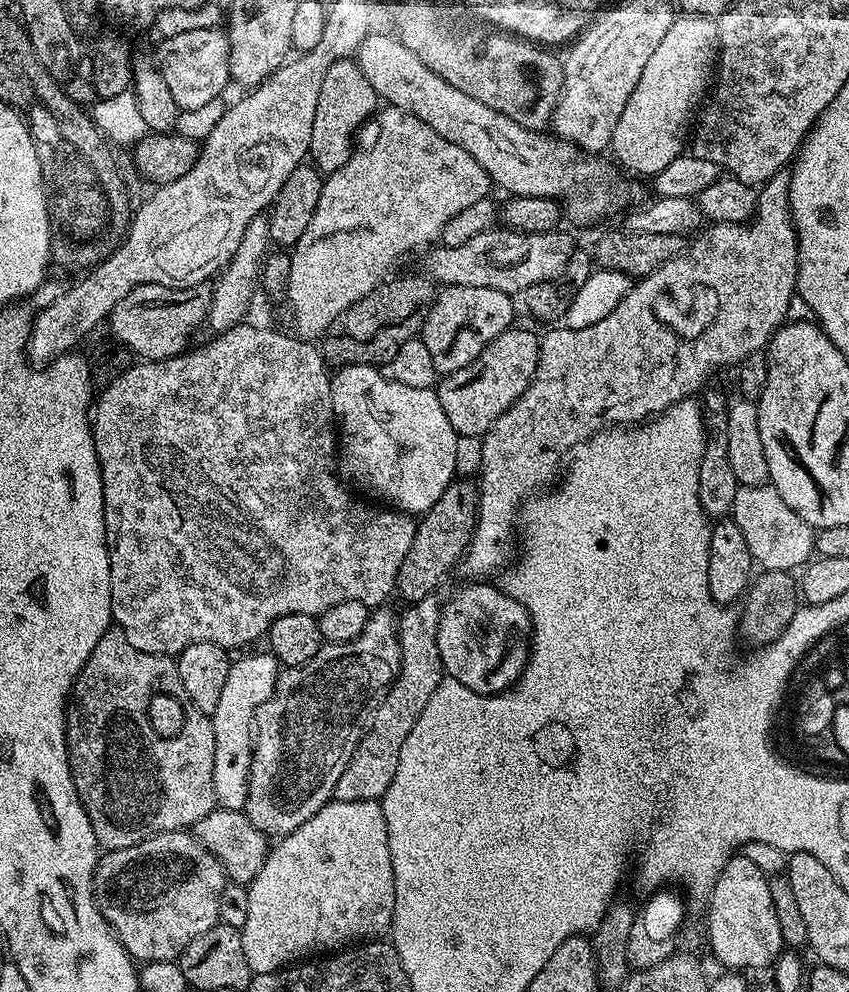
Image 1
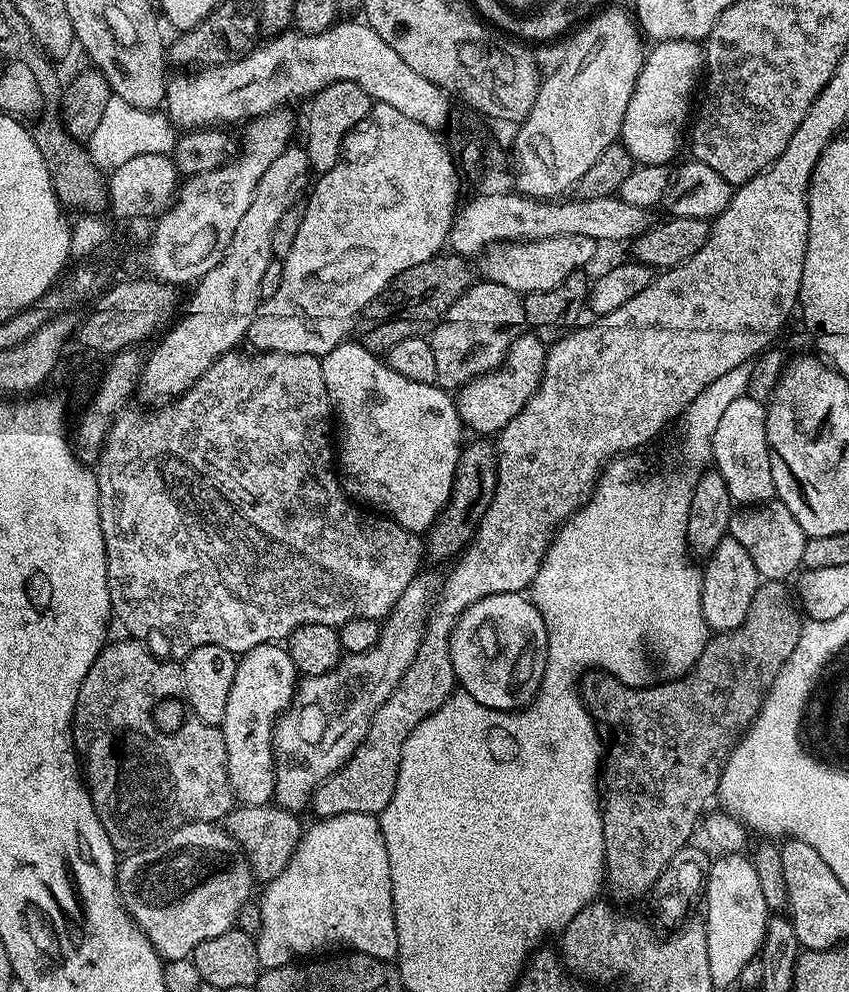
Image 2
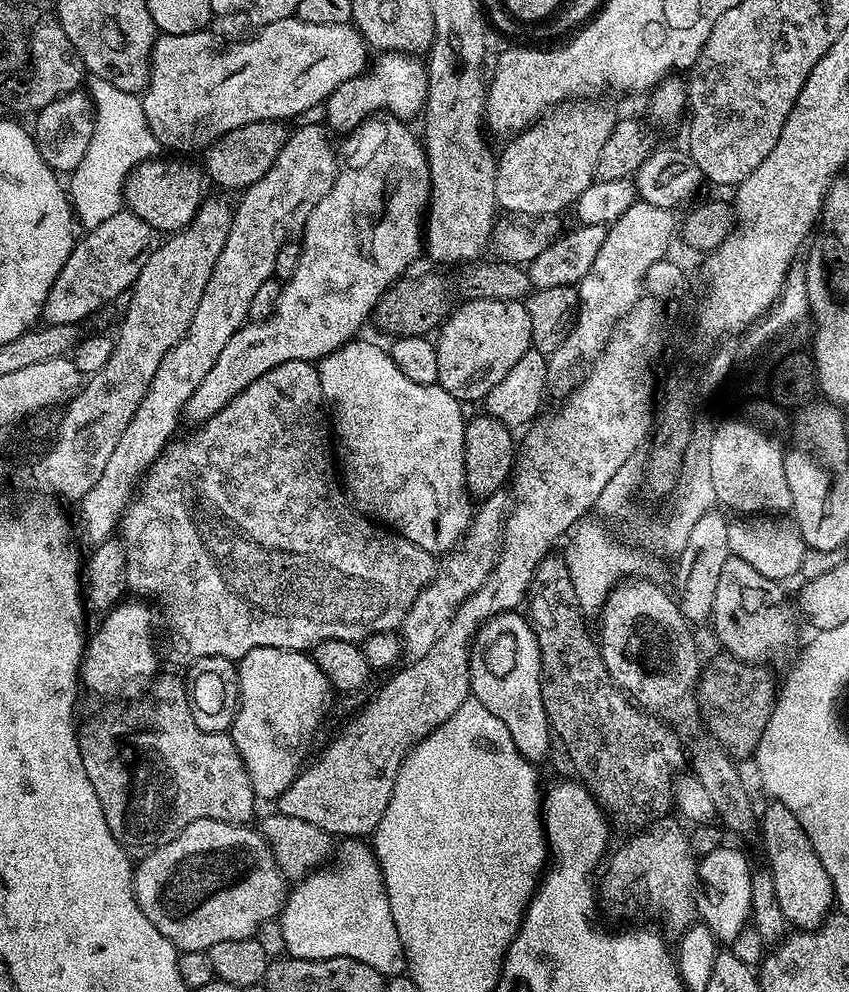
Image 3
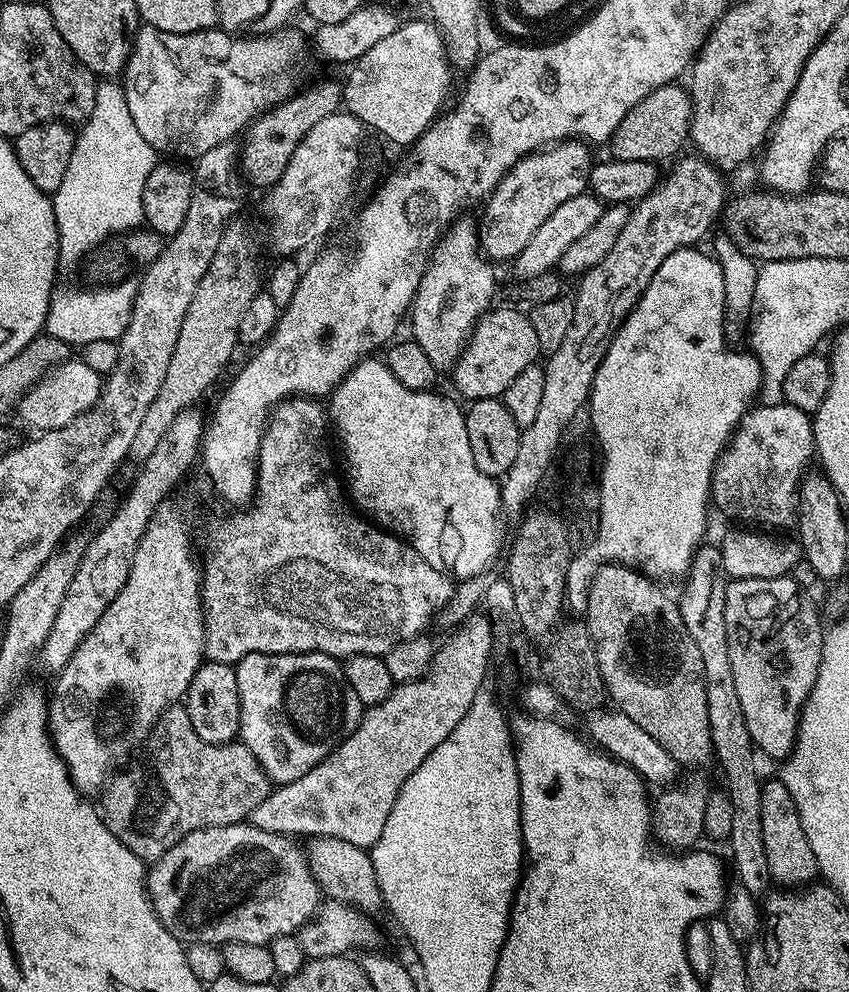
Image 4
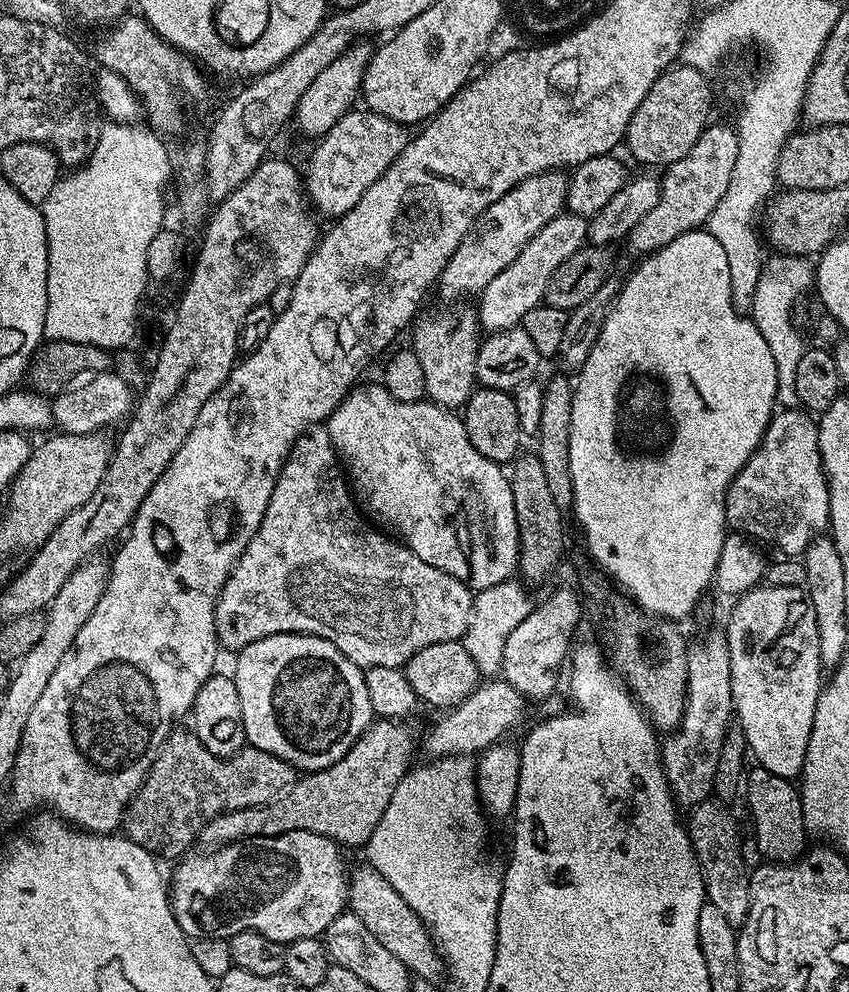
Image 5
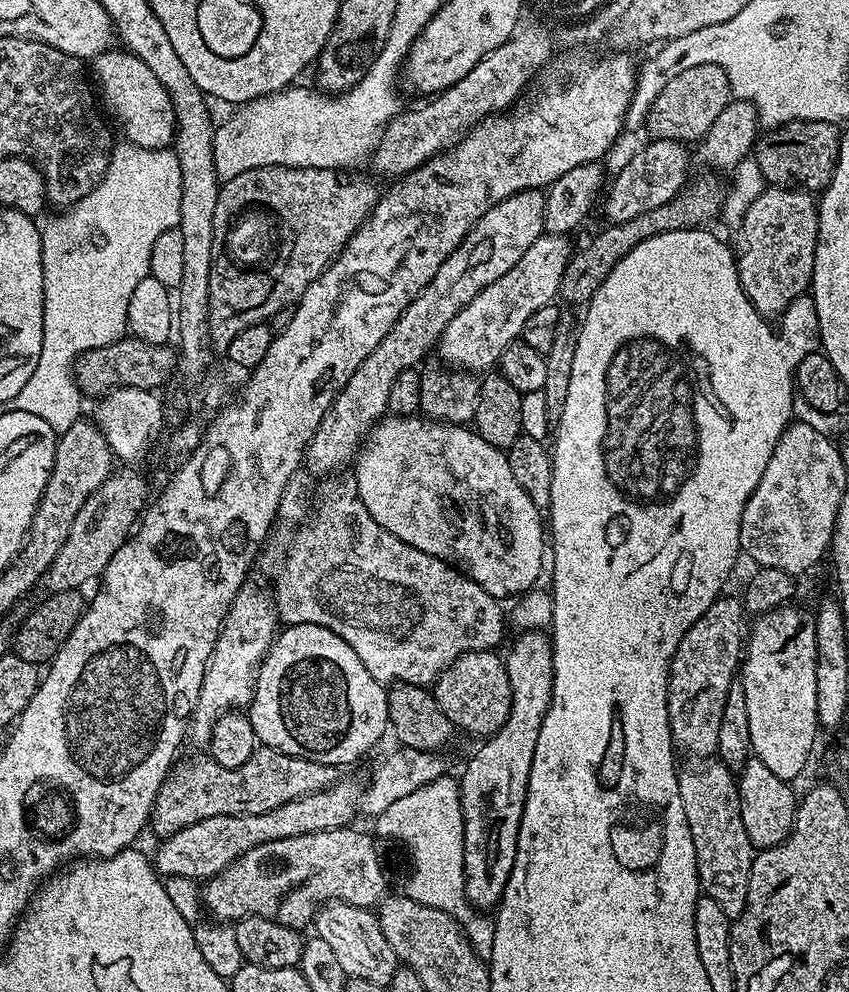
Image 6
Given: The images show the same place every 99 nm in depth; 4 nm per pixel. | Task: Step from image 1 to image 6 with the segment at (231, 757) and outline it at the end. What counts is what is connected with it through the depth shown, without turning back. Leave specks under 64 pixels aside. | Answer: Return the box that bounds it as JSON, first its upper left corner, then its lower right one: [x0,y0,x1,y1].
[246,624,390,766]

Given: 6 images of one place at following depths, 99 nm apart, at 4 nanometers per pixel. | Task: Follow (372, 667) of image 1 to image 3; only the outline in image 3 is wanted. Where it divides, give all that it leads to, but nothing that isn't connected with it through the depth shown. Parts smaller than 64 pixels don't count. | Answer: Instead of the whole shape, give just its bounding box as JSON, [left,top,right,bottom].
[402,490,512,660]

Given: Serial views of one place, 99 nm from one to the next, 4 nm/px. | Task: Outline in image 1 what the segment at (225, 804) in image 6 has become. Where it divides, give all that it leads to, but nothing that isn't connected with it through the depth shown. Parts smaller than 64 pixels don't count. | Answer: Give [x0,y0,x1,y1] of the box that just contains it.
[64,626,218,849]

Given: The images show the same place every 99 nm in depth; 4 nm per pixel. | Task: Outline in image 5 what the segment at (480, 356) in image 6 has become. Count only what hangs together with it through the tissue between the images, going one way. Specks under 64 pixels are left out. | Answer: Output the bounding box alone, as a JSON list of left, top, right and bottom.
[478,210,588,334]

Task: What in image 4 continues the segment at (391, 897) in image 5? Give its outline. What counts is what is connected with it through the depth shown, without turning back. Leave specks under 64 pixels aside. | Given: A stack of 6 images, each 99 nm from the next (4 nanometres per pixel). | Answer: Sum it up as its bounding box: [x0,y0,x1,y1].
[306,836,384,914]

